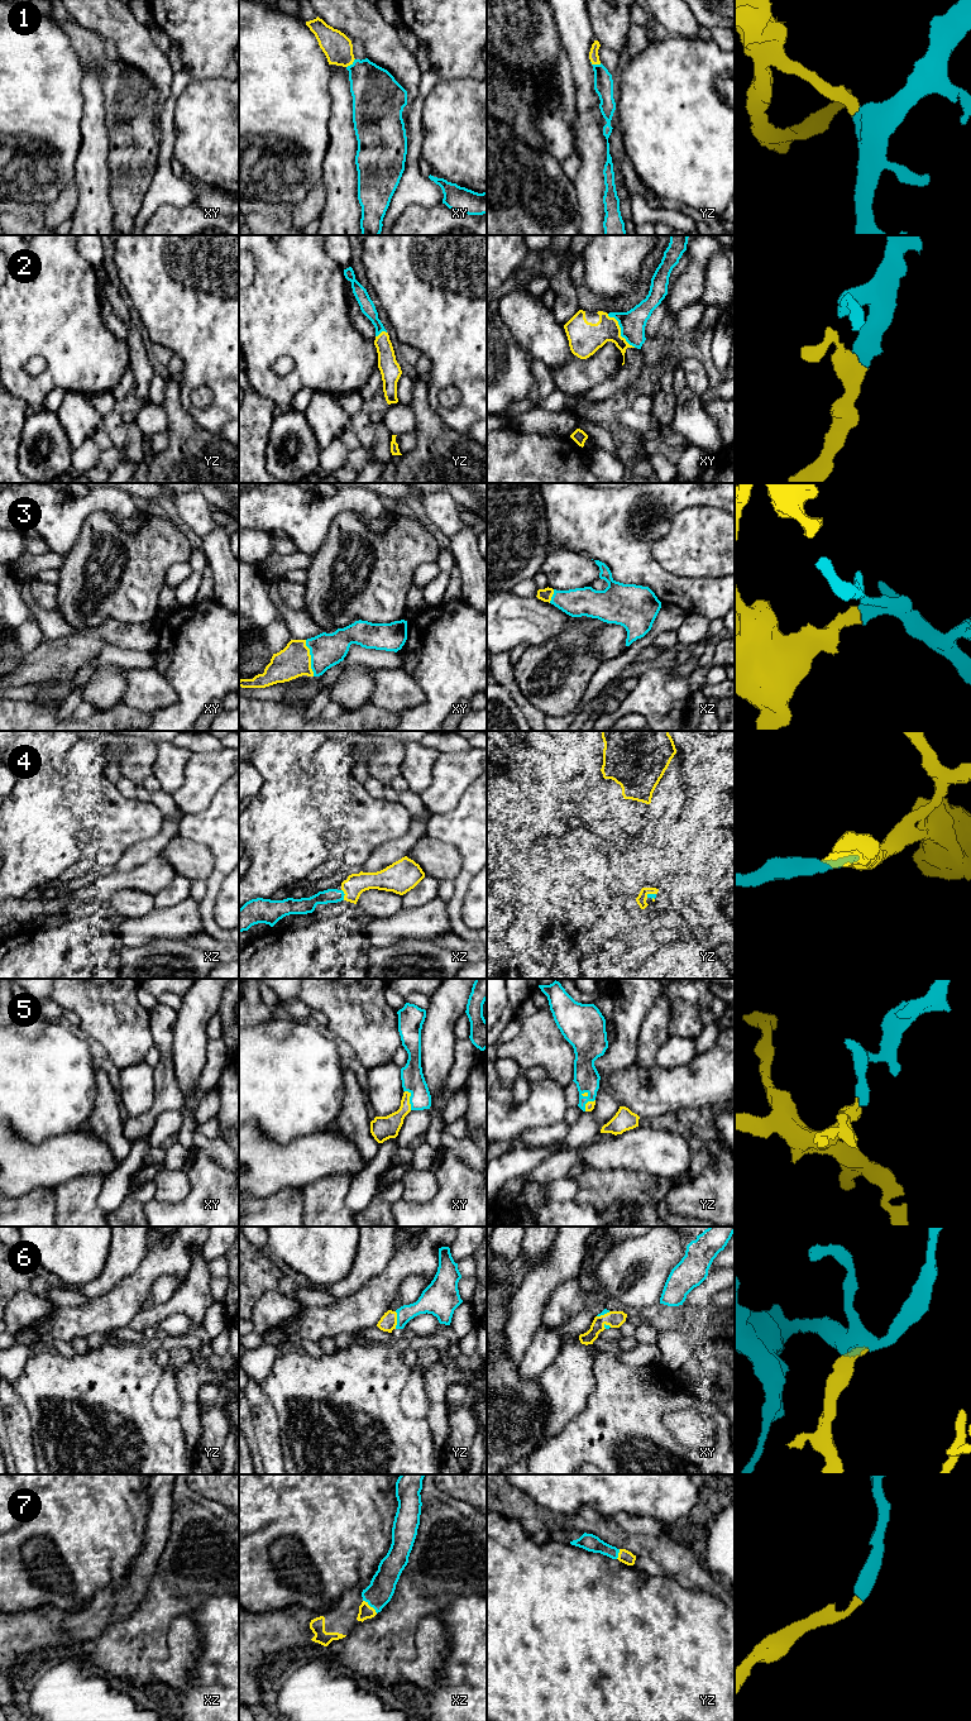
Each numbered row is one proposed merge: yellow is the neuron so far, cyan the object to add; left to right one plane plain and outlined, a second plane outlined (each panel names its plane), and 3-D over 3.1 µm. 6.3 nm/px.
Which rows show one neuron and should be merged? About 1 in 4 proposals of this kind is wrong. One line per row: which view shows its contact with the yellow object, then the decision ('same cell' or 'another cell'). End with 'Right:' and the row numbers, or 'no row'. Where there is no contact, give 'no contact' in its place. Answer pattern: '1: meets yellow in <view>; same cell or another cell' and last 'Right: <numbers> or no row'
1: meets yellow in xy; same cell
2: meets yellow in xy; same cell
3: meets yellow in xy; same cell
4: meets yellow in xz; same cell
5: meets yellow in xy; same cell
6: meets yellow in yz; same cell
7: meets yellow in xz; same cell
Right: 1, 2, 3, 4, 5, 6, 7

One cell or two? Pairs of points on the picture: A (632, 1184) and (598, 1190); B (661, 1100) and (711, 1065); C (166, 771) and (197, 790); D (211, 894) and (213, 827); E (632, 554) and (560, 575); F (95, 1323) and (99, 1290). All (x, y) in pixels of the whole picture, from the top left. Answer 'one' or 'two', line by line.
A: one
B: one
C: two
D: one
E: two
F: two

